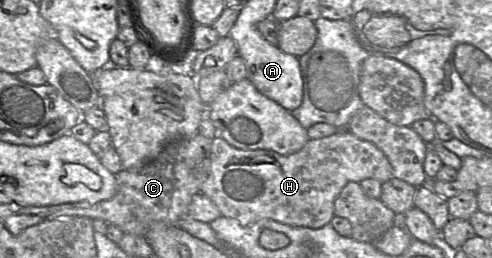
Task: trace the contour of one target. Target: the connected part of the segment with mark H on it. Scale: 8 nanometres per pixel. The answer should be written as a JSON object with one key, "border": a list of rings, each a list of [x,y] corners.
{"border":[[[348,130],[319,139],[310,139],[299,151],[281,155],[273,150],[242,150],[220,136],[212,140],[211,165],[201,193],[209,197],[221,214],[237,219],[242,225],[261,219],[273,219],[284,224],[318,229],[329,224],[334,216],[334,202],[349,182],[375,179],[384,183],[392,178],[393,169],[385,154],[373,143],[356,137]]]}

